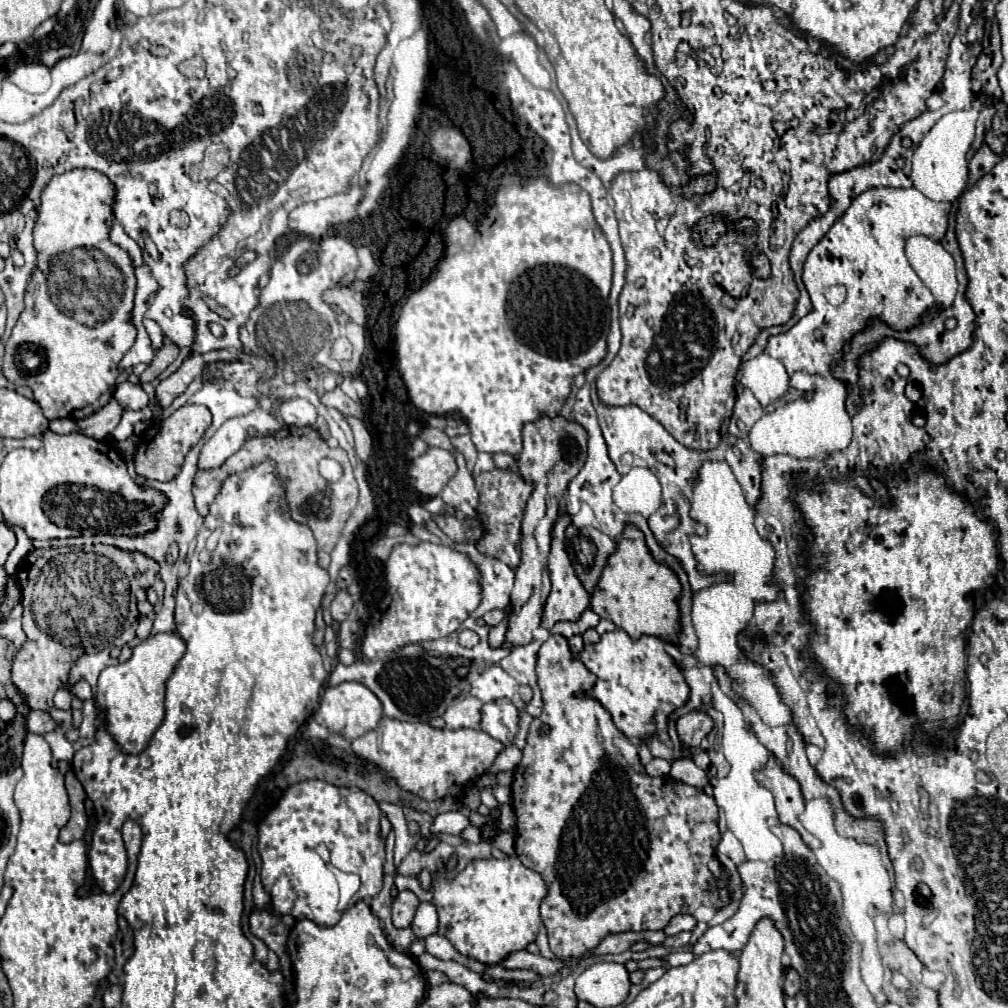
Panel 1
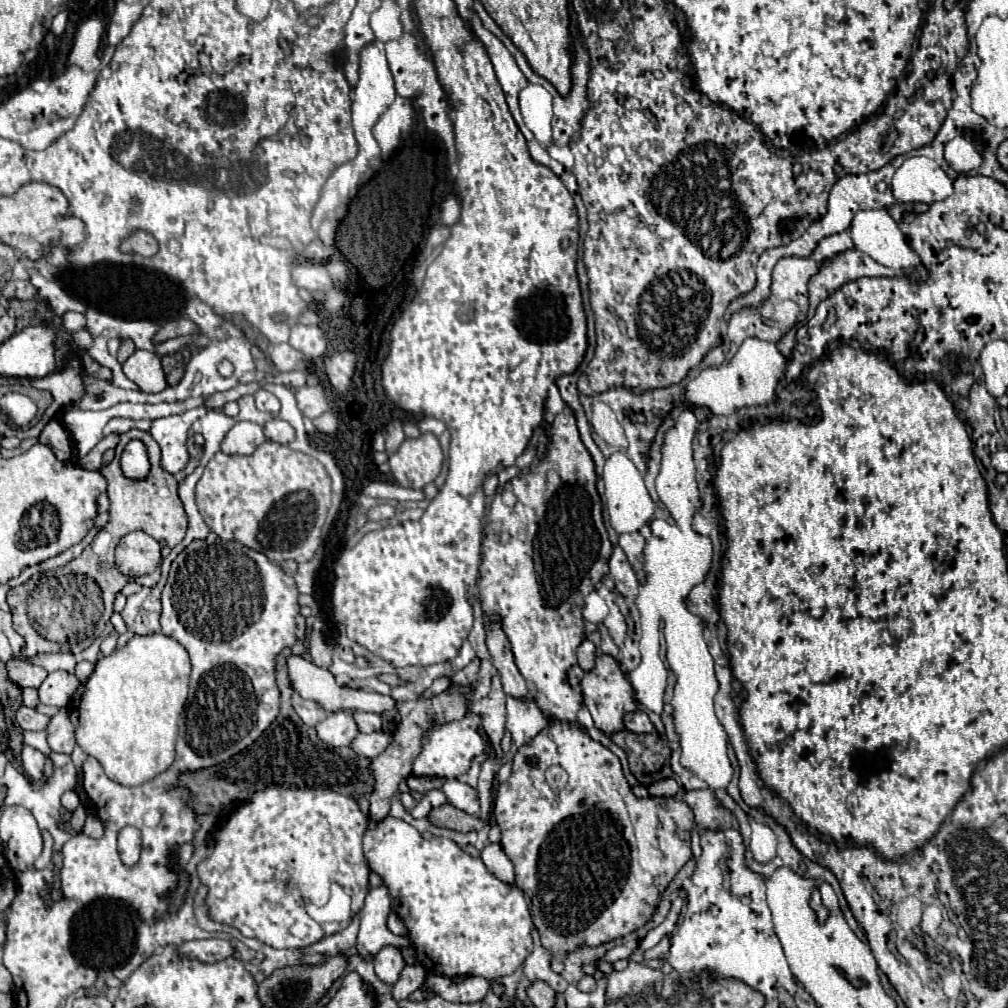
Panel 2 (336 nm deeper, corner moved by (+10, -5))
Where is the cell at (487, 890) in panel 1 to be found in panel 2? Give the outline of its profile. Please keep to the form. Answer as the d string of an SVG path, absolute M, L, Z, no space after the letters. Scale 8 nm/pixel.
M386 816L382 820L368 822L368 830L364 834L364 856L370 870L380 874L388 886L394 902L394 912L404 920L416 950L416 958L426 968L426 972L442 974L448 978L484 976L488 980L496 980L520 968L526 956L532 952L532 916L524 900L524 892L516 884L498 880L484 866L482 858L472 858L452 840L424 840L414 826L406 824L404 820Z

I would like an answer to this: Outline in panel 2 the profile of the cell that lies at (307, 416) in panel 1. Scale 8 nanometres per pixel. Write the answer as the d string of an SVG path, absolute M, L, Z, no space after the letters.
M260 388L260 390L254 394L254 398L256 398L256 408L258 408L258 410L270 412L270 414L278 414L278 412L280 412L280 402L278 402L278 398L276 398L272 392Z

